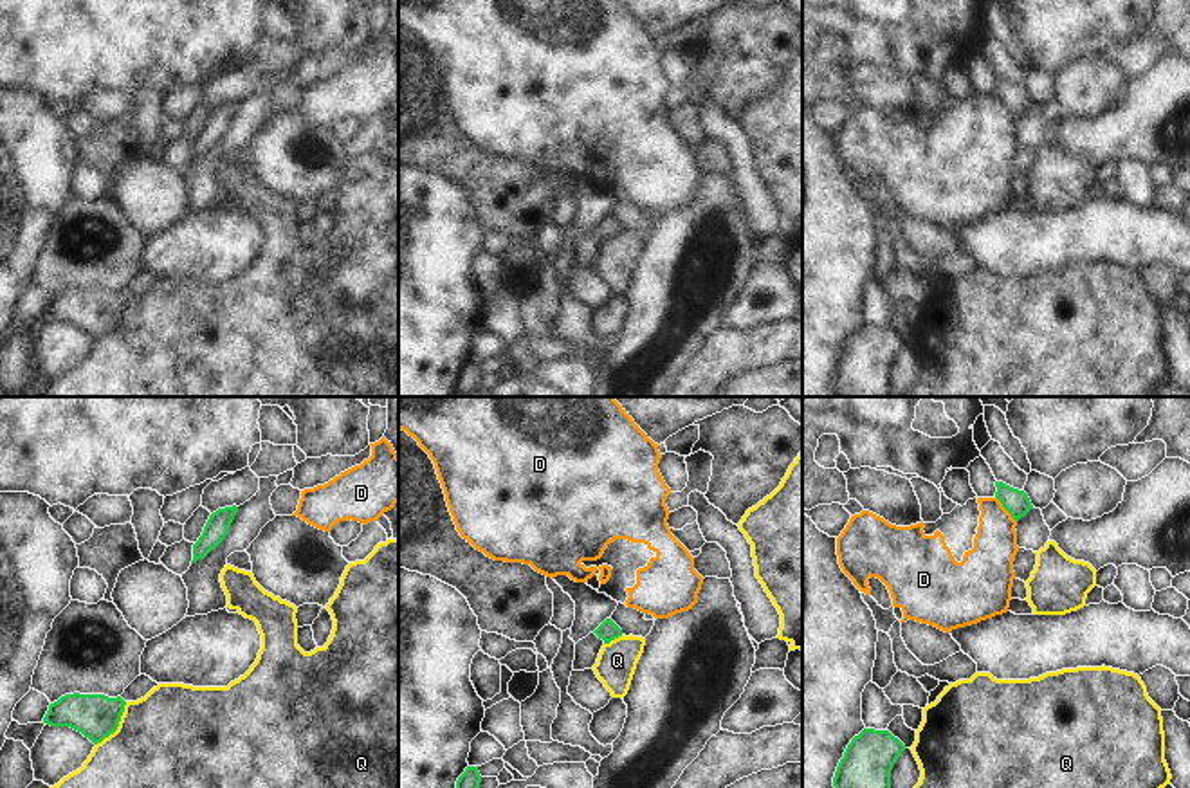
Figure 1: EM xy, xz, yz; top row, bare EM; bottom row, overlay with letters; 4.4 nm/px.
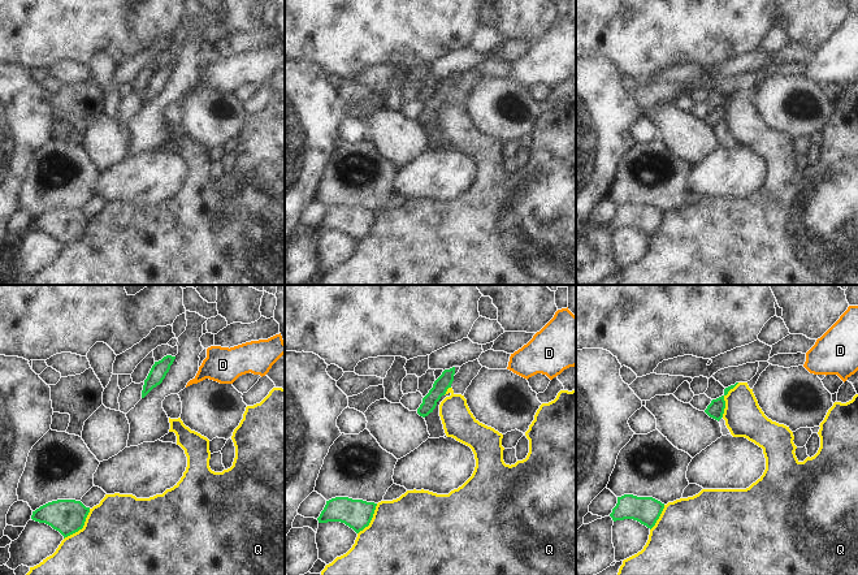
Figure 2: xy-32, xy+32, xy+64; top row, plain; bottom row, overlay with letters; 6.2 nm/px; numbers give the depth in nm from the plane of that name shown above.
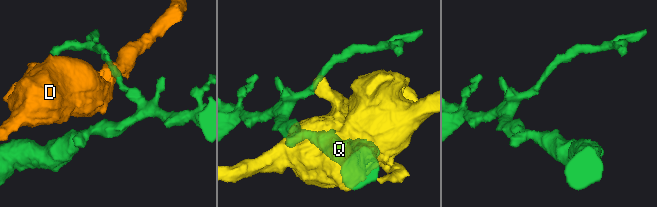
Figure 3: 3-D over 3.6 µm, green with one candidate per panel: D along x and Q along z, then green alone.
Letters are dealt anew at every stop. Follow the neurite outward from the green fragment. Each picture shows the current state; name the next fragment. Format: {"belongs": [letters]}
{"belongs": []}

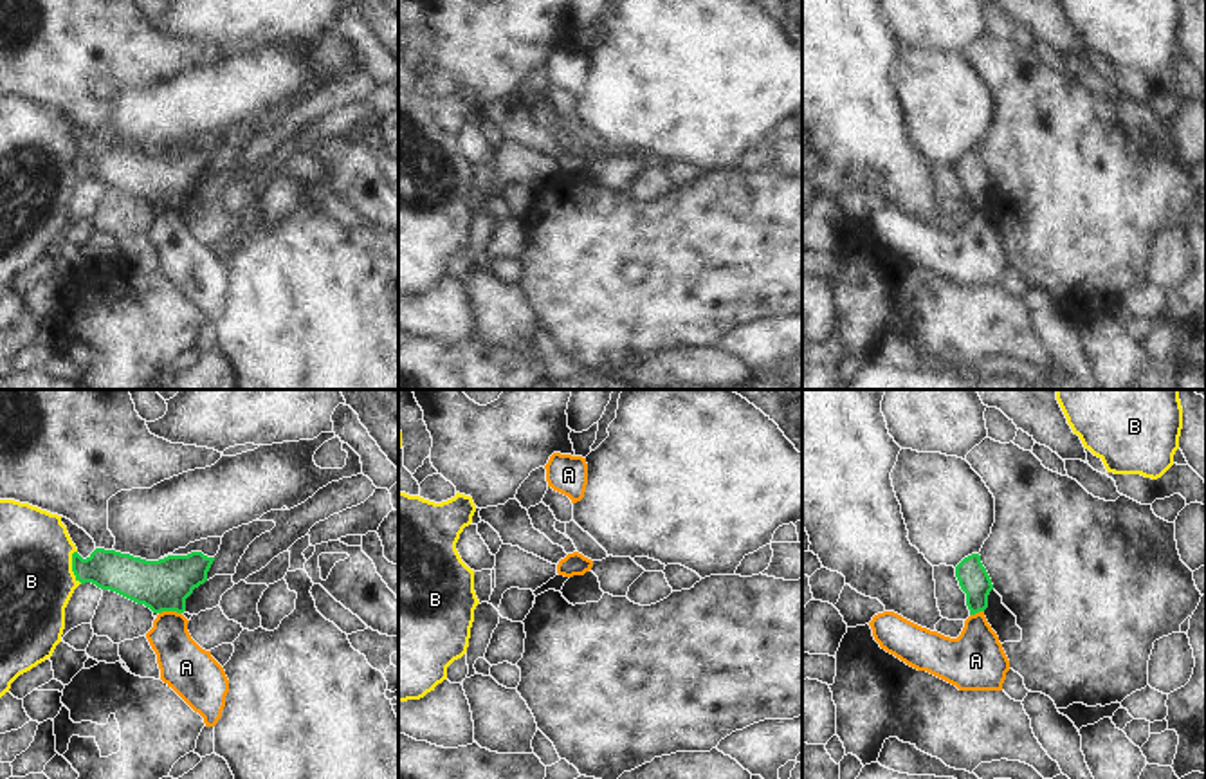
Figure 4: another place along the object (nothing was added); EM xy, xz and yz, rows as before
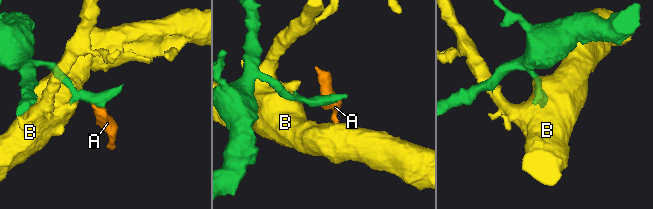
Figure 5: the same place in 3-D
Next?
{"belongs": []}

